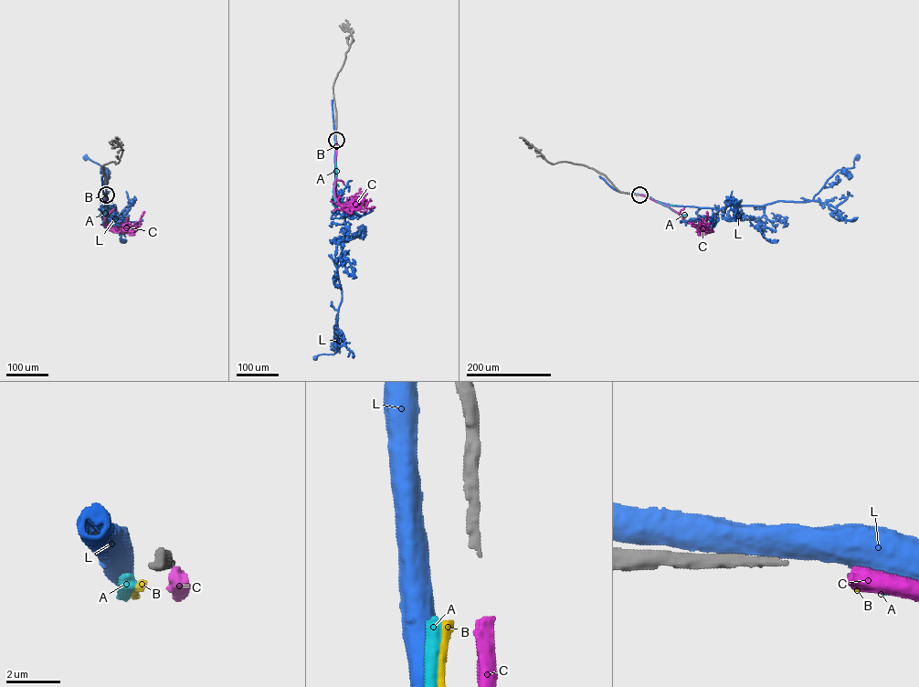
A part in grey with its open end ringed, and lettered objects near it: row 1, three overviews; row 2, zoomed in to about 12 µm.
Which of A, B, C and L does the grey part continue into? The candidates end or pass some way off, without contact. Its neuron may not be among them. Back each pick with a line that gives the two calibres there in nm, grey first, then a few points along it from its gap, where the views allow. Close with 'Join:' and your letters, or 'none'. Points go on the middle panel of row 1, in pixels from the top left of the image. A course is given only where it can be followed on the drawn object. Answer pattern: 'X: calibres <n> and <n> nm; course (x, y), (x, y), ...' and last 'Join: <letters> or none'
C: calibres 280 and 550 nm; course (336, 141), (335, 197), (342, 206), (354, 209), (361, 206), (363, 199)
Join: C

